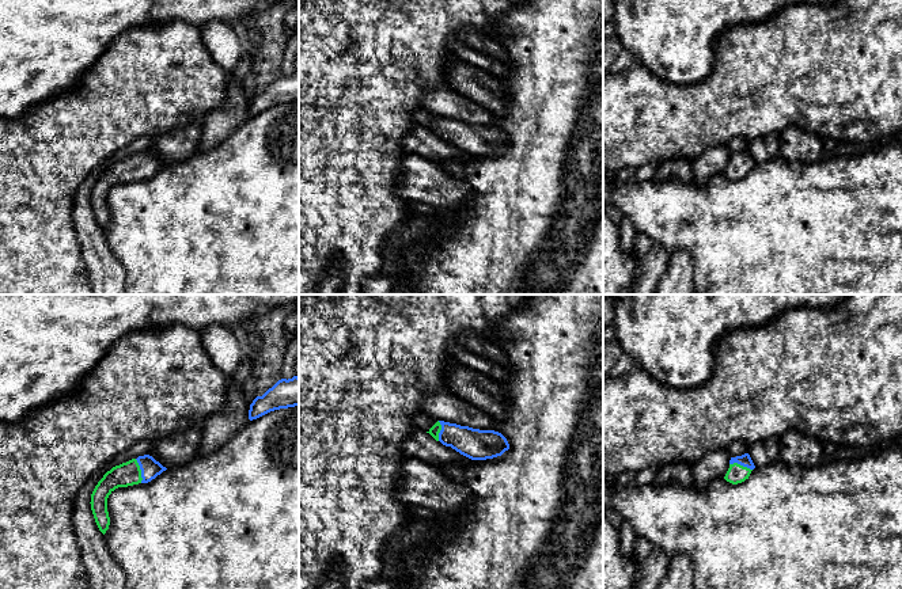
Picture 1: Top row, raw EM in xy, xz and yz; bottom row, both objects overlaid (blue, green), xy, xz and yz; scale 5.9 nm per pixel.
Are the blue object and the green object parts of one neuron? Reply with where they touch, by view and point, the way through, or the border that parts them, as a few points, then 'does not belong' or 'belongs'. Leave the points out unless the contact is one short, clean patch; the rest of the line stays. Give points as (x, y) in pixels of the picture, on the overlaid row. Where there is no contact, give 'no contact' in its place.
xy (141, 471) | across xy (150, 467), (141, 471), (127, 474) | belongs

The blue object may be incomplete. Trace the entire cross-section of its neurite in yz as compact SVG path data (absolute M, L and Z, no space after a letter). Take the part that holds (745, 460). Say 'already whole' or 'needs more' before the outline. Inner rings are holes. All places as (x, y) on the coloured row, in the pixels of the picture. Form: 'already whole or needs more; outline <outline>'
needs more; outline M748 453L742 456L731 457L729 468L724 479L732 484L738 484L748 479L751 471L755 468Z

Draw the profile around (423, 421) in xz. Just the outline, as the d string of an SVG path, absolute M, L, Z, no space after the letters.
M417 413L412 417L416 429L429 432L429 429L437 422L433 417L422 413Z

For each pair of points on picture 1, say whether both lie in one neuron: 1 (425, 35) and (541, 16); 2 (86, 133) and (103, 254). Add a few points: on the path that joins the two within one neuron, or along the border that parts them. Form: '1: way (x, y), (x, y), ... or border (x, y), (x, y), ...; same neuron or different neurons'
1: border (507, 14), (500, 18), (496, 27), (488, 35); different neurons
2: border (102, 163), (83, 181), (74, 200); different neurons

